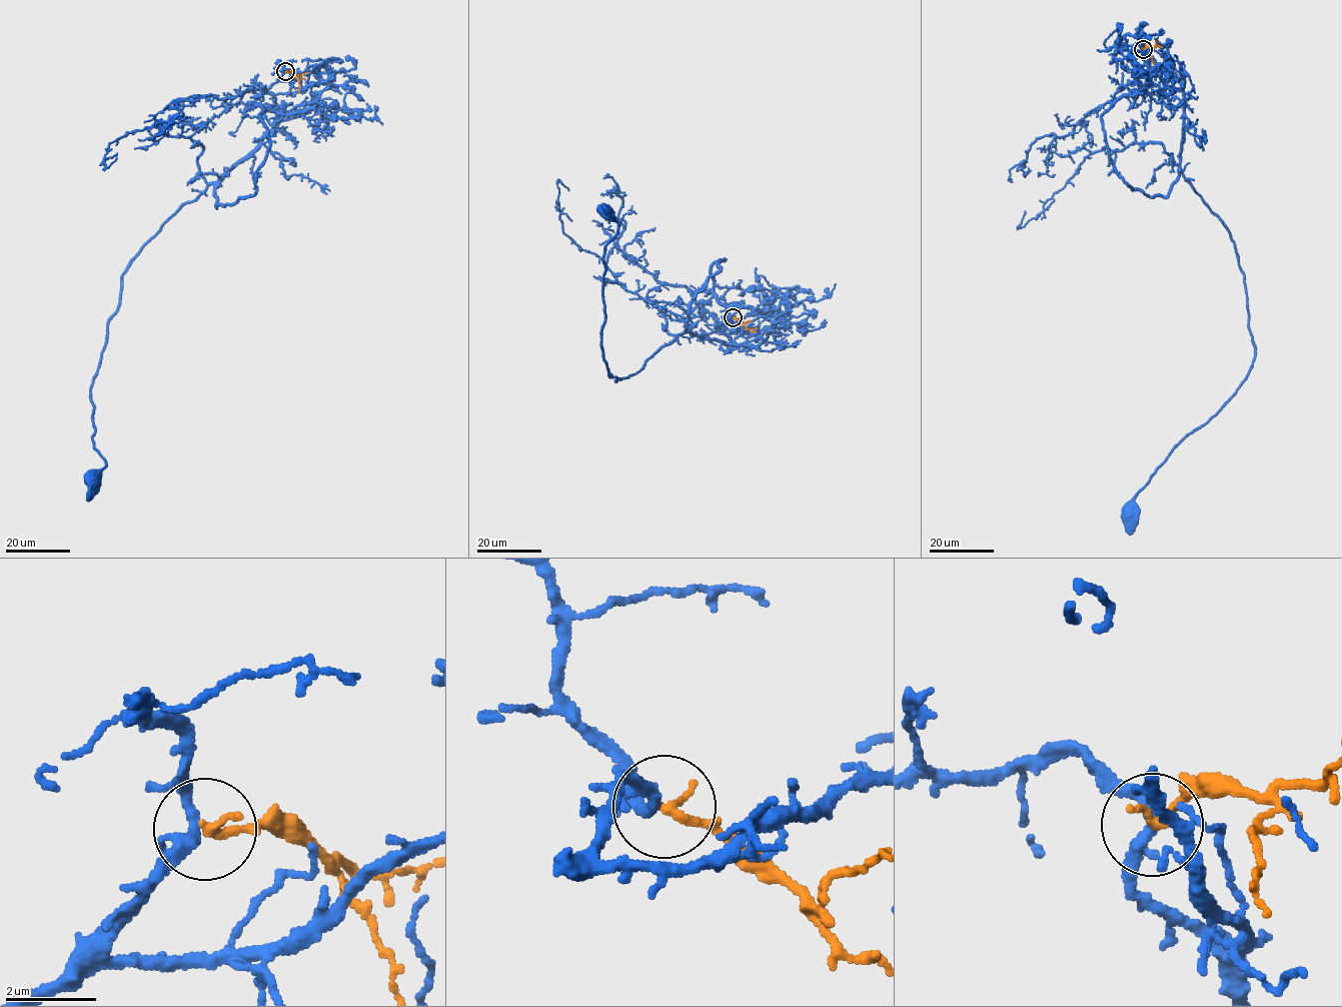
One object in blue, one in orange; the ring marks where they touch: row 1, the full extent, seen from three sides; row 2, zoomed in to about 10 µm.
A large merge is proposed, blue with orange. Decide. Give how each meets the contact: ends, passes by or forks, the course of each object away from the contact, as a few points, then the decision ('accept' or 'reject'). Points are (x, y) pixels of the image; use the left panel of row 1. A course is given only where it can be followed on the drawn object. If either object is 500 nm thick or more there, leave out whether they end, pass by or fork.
blue forks | orange ends | blue via (285, 72), (265, 90), (274, 127), (163, 224), (123, 275), (91, 388), (94, 448), (106, 465), (94, 479) | orange via (285, 72), (294, 74), (298, 81), (298, 92) | reject

